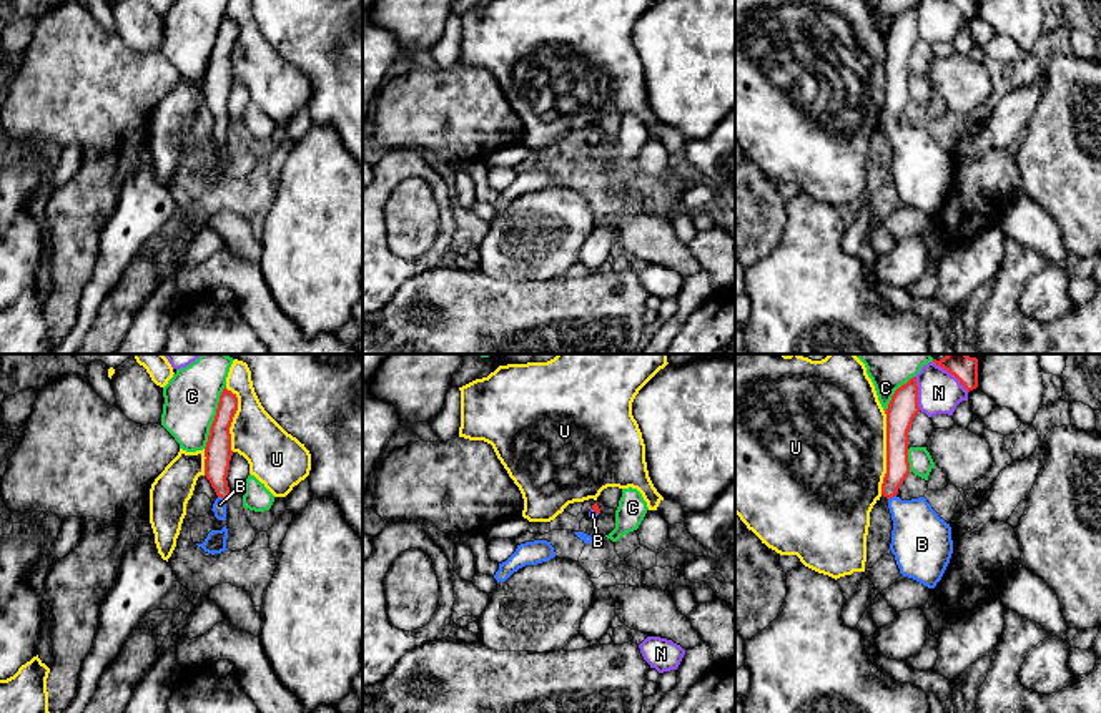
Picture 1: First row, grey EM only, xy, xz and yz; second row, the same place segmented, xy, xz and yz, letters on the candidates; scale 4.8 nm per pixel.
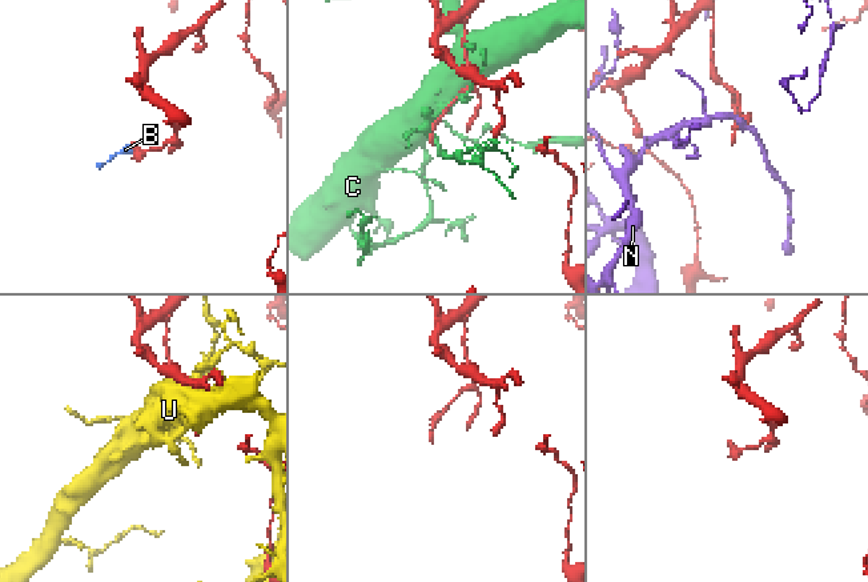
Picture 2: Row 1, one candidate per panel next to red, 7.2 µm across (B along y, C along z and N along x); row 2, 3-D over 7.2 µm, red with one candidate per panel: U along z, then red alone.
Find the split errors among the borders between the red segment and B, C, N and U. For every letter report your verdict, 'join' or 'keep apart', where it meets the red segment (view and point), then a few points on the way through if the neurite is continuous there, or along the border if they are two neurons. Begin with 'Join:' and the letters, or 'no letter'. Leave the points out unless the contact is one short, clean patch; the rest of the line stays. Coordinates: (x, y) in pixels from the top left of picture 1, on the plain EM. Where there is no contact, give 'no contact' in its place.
Join: B
B: join | xy (222, 125) | across xy (218, 80), (222, 125), (220, 132)
C: keep apart | xy (215, 45)
N: keep apart | yz (917, 20)
U: keep apart | yz (887, 80)

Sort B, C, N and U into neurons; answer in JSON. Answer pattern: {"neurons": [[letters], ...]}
{"neurons": [["B"], ["C"], ["N"], ["U"]]}

